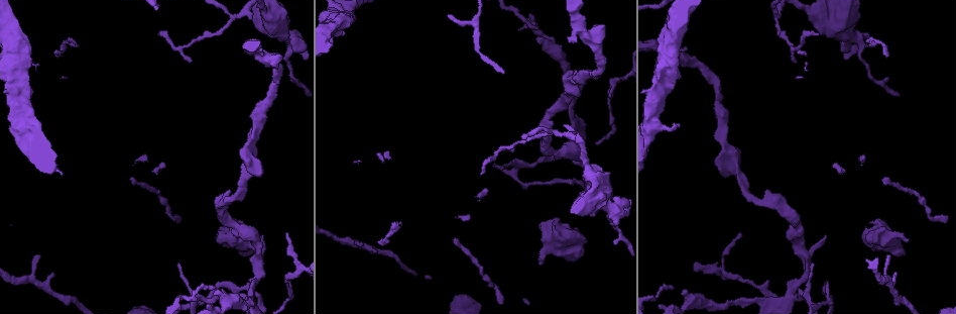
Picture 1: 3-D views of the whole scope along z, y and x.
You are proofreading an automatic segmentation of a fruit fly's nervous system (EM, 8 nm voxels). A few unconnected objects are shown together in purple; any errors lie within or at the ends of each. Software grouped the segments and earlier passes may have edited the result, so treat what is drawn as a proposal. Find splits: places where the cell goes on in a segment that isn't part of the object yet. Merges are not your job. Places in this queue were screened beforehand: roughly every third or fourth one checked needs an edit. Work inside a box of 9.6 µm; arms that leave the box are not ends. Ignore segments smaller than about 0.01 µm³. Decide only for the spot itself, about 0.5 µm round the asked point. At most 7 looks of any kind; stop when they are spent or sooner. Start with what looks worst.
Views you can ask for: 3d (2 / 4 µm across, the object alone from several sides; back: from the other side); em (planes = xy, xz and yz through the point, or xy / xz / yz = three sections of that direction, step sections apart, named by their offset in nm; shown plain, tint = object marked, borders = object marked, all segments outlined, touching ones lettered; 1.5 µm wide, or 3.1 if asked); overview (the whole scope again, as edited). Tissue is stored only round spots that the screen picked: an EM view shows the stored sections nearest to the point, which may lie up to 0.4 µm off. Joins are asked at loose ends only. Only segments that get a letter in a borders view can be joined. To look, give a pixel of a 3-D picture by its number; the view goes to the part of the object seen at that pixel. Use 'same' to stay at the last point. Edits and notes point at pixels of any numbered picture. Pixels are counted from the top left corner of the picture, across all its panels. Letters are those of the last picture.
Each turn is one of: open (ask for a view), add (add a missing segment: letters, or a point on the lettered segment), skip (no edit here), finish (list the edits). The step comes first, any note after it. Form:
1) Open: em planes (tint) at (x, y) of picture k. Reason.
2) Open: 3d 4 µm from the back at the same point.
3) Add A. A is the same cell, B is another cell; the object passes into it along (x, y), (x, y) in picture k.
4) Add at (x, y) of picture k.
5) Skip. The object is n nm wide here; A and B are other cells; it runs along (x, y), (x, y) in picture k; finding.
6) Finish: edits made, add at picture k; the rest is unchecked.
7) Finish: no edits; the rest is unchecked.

Open: 3d 4 µm at (243, 255) of picture 1. Branch stops here.

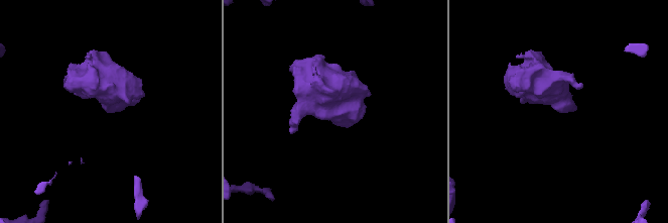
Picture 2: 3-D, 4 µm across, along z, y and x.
Open: em xy step 4 (tint) at (335, 123) of picture 2. Shape alone is not enough.

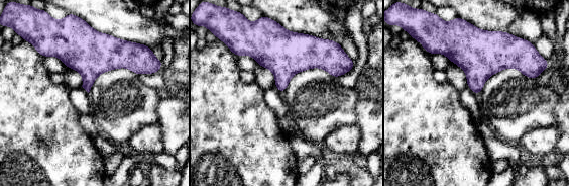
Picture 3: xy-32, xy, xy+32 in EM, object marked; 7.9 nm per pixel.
Open: em xy step 4 (borders) at the same point. What lies round it.

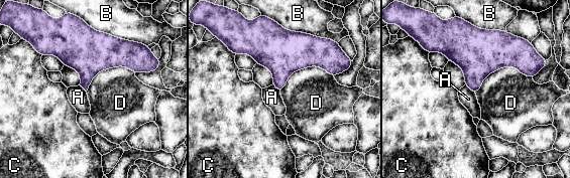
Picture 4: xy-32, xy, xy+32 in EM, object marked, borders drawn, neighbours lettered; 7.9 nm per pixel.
Skip. A, B, C and D are other cells; a border runs along (532, 76), (502, 66), (475, 94) in picture 4; none of them fits.

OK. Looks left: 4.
Open: em xz step 8 (tint) at (36, 256) of picture 1.

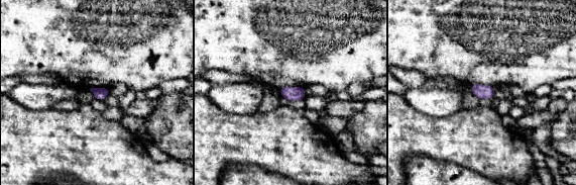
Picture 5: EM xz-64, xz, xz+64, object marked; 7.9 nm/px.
Open: em planes (borders) at the same point. Cut it another way.

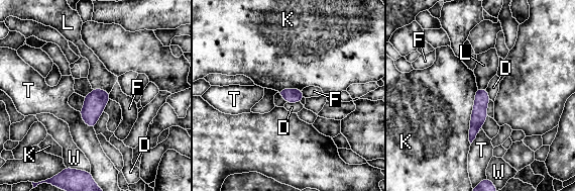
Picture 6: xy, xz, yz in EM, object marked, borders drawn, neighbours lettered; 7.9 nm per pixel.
Skip. D, F, K, L, T and W are other cells; a border runs along (300, 101), (286, 103) in picture 6; no lettered segment goes on from it.

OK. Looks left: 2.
Open: 3d 4 µm at (501, 170) of picture 1. Tapers out.

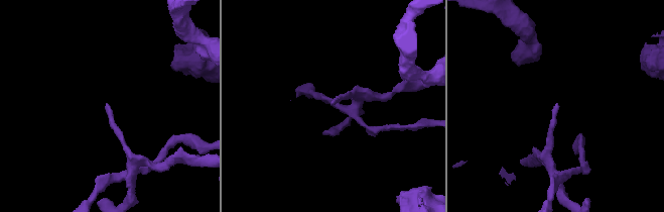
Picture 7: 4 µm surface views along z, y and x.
Open: em planes (borders) at (556, 106) of picture 7. Now the EM.

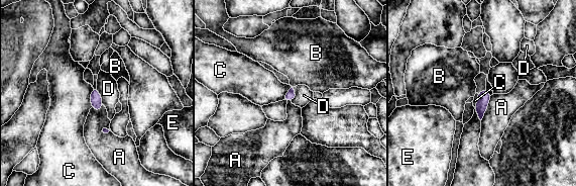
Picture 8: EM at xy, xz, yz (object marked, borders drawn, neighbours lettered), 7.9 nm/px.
Skip. A, B, C, D and E are other cells; a border runs along (96, 88), (103, 104) in picture 8; no lettered segment goes on from it.

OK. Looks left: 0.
Finish: no edits; the rest is unchecked.

